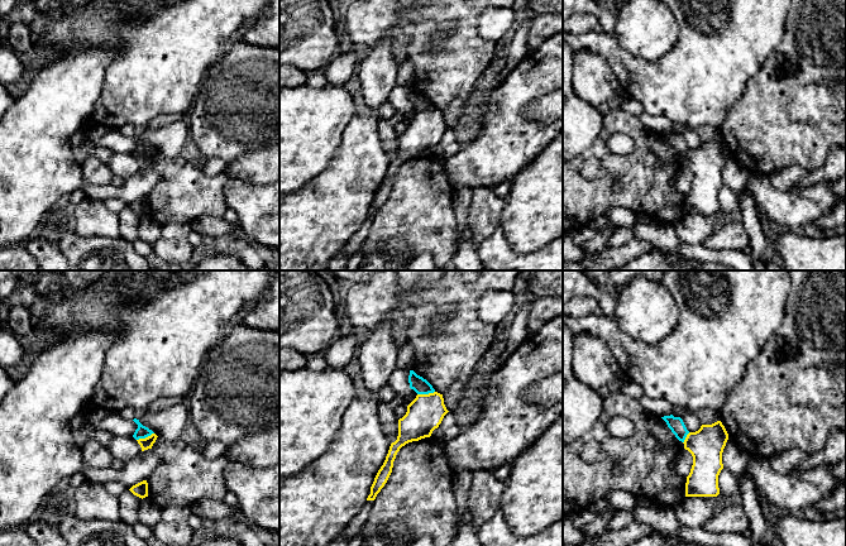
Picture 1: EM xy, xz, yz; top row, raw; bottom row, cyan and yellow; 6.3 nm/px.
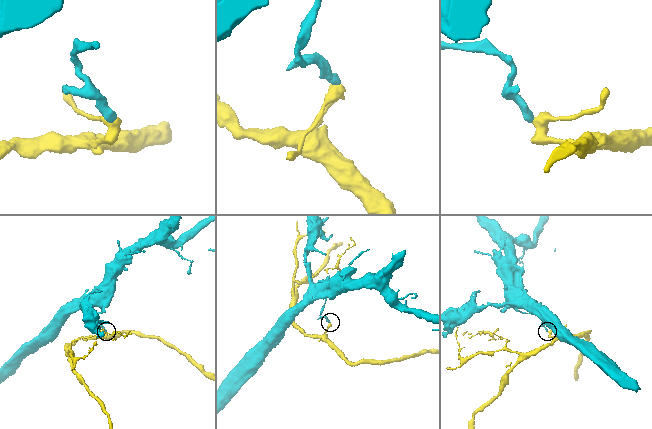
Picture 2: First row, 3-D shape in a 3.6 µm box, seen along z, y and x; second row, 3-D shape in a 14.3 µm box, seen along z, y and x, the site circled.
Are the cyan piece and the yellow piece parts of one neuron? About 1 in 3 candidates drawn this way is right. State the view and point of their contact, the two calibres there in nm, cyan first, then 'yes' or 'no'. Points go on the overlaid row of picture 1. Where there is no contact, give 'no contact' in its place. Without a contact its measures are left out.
meets cyan in xy at (144, 437); 80 nm thick on the cyan side, 70 nm on the other; no

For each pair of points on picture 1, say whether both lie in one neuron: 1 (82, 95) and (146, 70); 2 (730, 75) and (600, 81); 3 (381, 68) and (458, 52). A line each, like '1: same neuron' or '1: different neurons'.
1: different neurons
2: different neurons
3: different neurons

